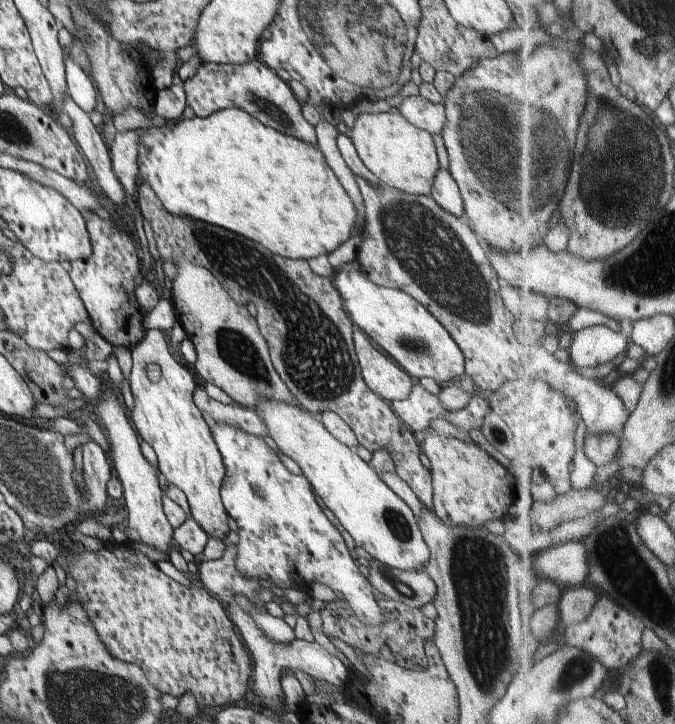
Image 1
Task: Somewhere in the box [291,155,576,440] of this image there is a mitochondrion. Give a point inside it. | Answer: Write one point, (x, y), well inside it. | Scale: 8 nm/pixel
(429, 250)

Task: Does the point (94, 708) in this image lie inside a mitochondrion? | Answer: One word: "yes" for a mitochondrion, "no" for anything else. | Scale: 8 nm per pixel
yes

